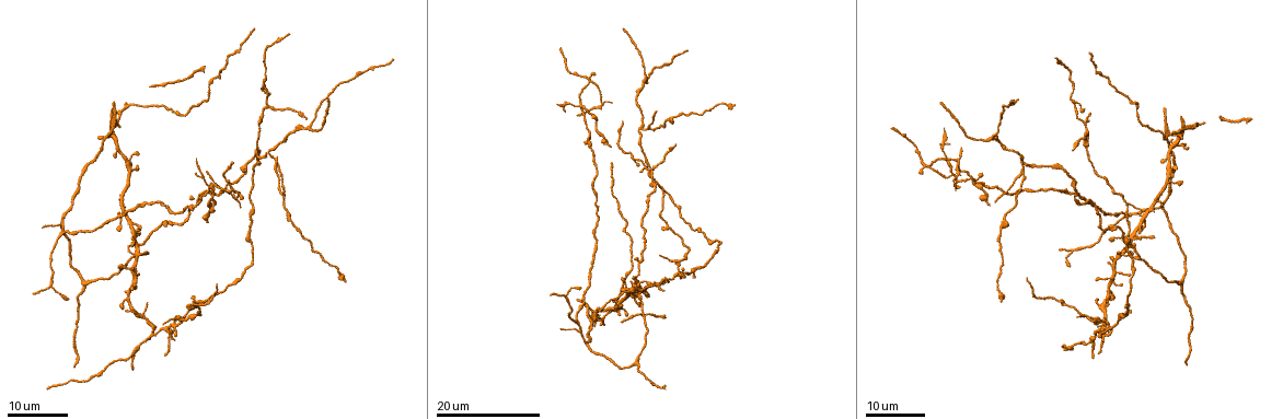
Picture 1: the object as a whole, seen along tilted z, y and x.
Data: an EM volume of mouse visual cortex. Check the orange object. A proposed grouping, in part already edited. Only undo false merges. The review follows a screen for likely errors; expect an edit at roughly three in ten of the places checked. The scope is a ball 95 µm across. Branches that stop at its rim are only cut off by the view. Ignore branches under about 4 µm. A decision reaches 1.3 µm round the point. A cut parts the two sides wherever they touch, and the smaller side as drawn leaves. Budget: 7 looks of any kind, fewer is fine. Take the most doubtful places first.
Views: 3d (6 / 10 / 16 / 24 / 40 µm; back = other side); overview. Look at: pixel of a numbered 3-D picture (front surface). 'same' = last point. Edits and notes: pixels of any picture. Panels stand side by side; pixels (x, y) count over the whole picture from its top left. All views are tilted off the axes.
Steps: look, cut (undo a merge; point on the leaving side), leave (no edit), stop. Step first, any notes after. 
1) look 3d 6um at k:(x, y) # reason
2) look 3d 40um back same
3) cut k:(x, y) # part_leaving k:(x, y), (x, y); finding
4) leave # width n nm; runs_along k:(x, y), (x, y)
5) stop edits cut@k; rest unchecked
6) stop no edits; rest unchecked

look 3d 24um at 1:(948, 158) # four arms meet

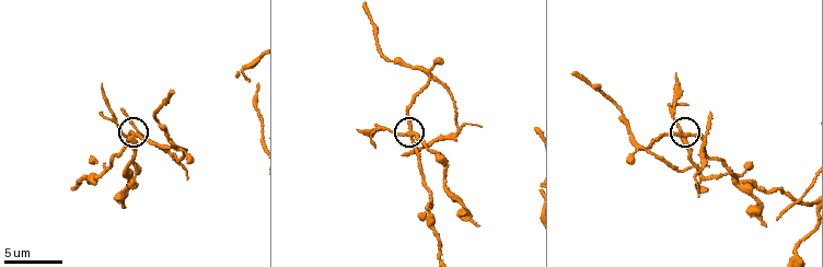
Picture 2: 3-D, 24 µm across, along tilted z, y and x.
look 3d 6um at 2:(409, 133)

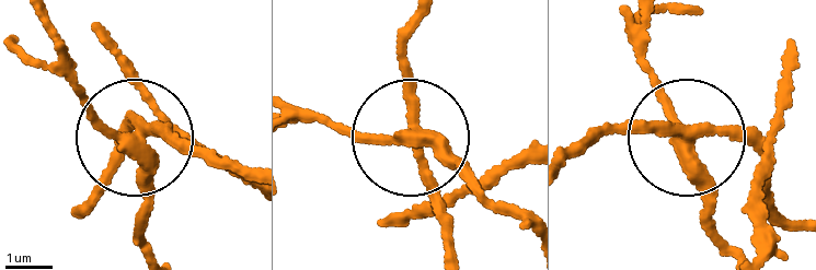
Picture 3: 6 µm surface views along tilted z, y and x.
cut 3:(141, 204) # width 270 nm; part_leaving 3:(142, 139), (147, 251); a second cell is stuck on

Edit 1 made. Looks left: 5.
look 3d 16um at 2:(428, 79) # four-way junction

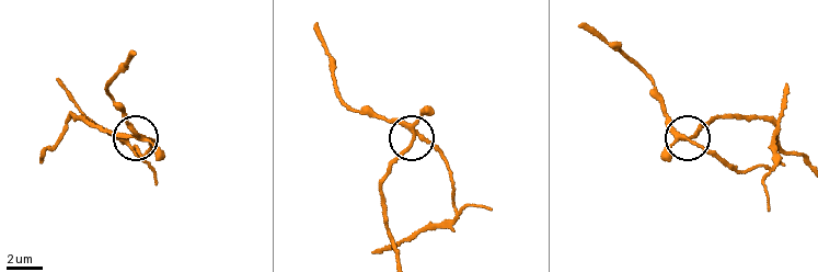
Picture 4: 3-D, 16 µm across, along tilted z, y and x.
look 3d 6um at 4:(685, 135) # closer look

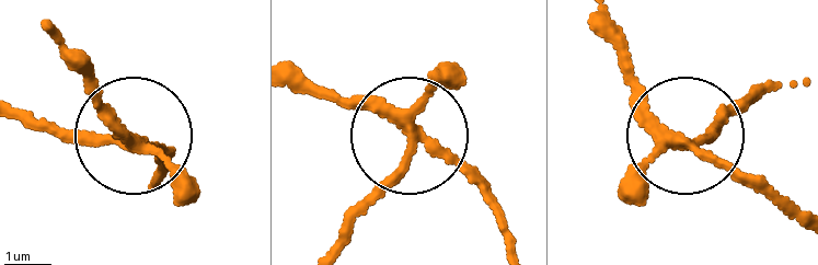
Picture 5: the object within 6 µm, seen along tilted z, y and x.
cut 5:(452, 157) # arms 4; a second cell is stuck on

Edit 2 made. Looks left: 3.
look 3d 16um at 1:(152, 336) # four arms meet

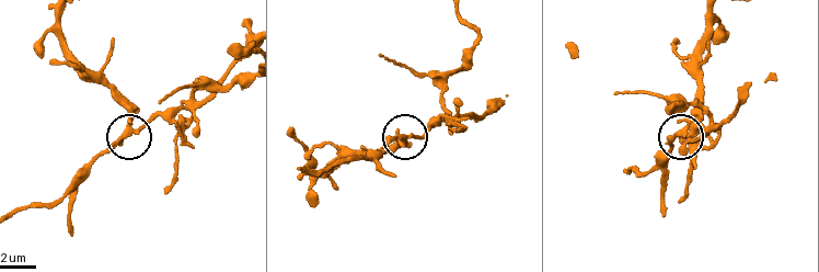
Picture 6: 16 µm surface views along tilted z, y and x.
look 3d 6um at 6:(684, 134)

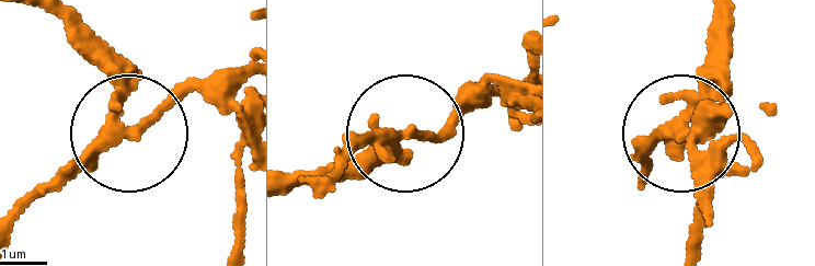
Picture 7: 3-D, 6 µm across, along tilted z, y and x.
look 3d 6um back at 7:(391, 136)

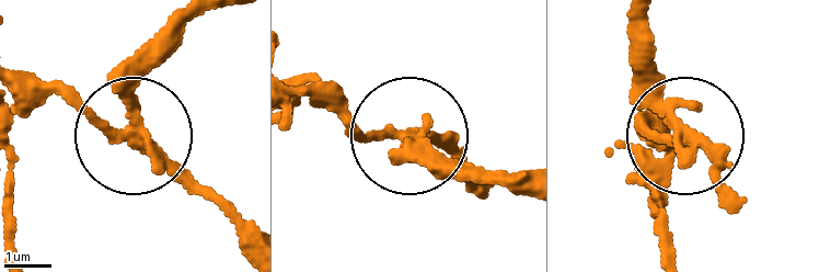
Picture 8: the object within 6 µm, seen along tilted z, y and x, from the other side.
cut 8:(179, 163) # arms 4; part_leaving 8:(127, 127), (16, 84); a second cell is stuck on

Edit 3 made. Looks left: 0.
stop edits cut@3, cut@5, cut@8; rest unchecked

